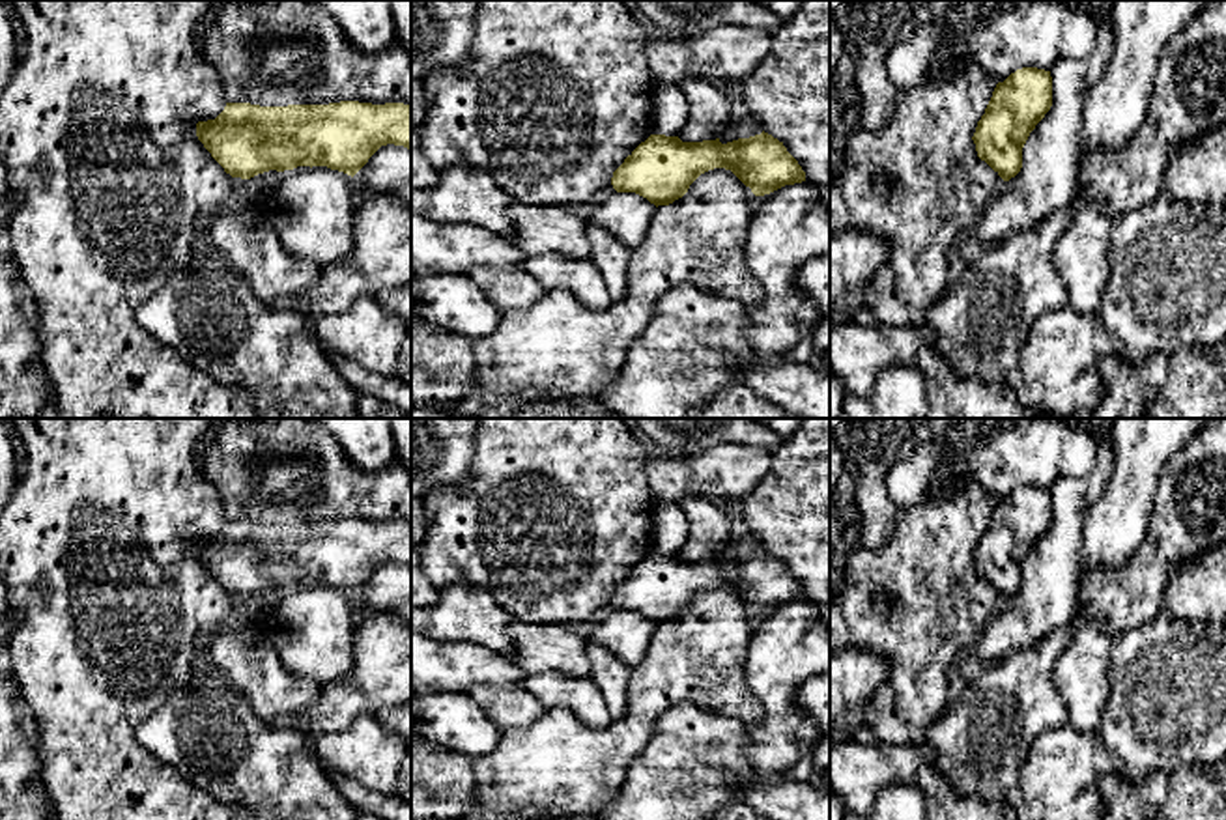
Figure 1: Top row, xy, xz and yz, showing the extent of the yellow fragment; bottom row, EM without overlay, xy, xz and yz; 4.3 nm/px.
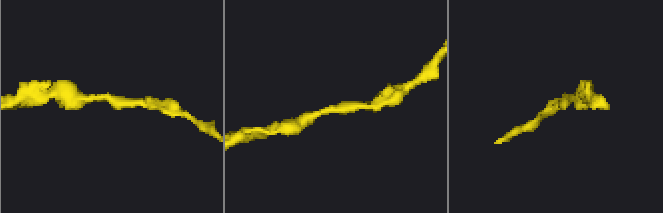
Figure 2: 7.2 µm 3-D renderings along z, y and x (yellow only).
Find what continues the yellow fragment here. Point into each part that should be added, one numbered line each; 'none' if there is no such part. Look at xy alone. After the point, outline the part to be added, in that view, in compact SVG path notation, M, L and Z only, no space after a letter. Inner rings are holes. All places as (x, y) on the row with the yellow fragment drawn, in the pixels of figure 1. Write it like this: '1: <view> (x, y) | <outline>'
none

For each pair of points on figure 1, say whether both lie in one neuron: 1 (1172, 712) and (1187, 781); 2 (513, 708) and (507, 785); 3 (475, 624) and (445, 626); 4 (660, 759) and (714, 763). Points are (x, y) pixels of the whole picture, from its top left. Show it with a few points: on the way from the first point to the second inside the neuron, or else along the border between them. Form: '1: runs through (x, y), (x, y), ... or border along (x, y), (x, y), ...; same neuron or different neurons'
1: border along (1206, 764), (1183, 764), (1170, 776); different neurons
2: border along (546, 710), (524, 725), (511, 725), (501, 731); different neurons
3: runs through (468, 624), (453, 624); same neuron
4: runs through (673, 763), (701, 763); same neuron

